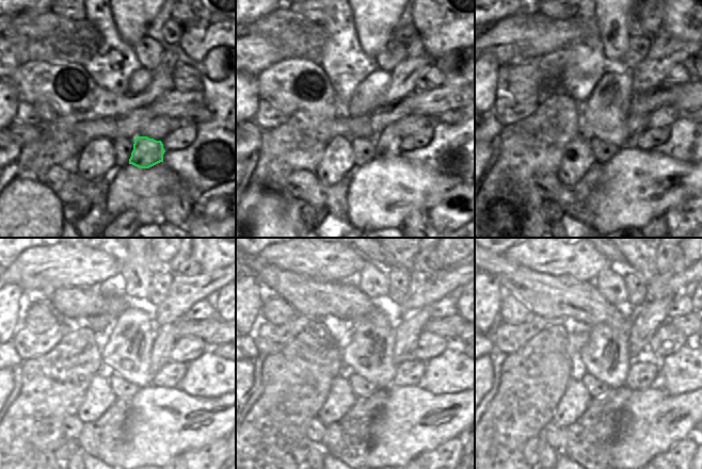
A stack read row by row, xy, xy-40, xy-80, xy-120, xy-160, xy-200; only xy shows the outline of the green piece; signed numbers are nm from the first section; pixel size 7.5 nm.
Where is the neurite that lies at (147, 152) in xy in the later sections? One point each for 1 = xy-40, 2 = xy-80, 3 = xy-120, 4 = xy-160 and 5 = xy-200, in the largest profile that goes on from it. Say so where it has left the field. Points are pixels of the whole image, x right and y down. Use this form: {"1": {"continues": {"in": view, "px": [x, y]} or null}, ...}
{"1": {"continues": {"in": "xy-40", "px": [387, 144]}}, "2": {"continues": {"in": "xy-80", "px": [636, 124]}}, "3": {"continues": {"in": "xy-120", "px": [166, 336]}}, "4": {"continues": {"in": "xy-160", "px": [408, 328]}}, "5": {"continues": {"in": "xy-200", "px": [651, 316]}}}

